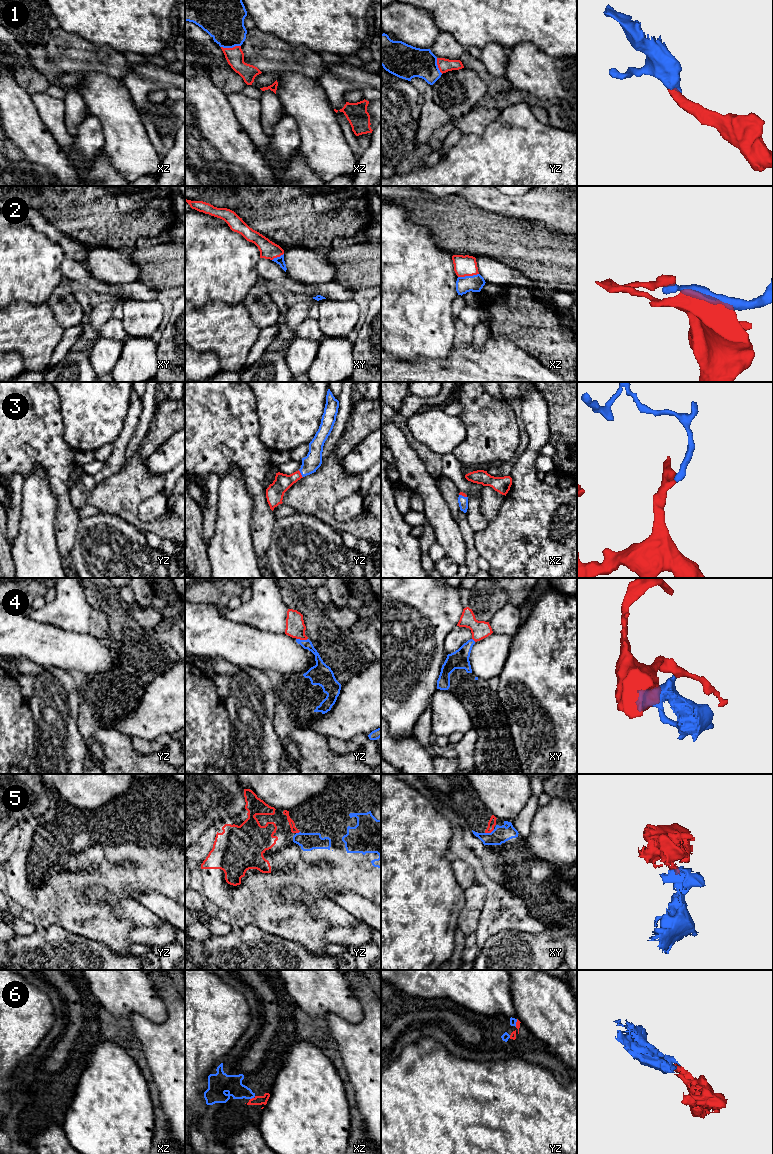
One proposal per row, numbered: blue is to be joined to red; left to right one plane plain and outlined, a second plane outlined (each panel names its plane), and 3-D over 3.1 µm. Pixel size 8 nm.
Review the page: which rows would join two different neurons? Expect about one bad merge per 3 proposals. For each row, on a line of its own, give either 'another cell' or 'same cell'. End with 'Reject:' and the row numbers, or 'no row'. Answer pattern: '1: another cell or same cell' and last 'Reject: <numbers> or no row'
1: same cell
2: same cell
3: same cell
4: another cell
5: same cell
6: same cell
Reject: 4

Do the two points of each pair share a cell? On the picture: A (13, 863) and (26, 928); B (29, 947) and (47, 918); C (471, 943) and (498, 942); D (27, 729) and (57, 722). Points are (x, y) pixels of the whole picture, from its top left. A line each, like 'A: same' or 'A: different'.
A: different
B: different
C: different
D: different

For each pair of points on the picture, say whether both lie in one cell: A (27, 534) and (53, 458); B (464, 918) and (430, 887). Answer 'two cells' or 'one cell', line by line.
A: two cells
B: two cells

